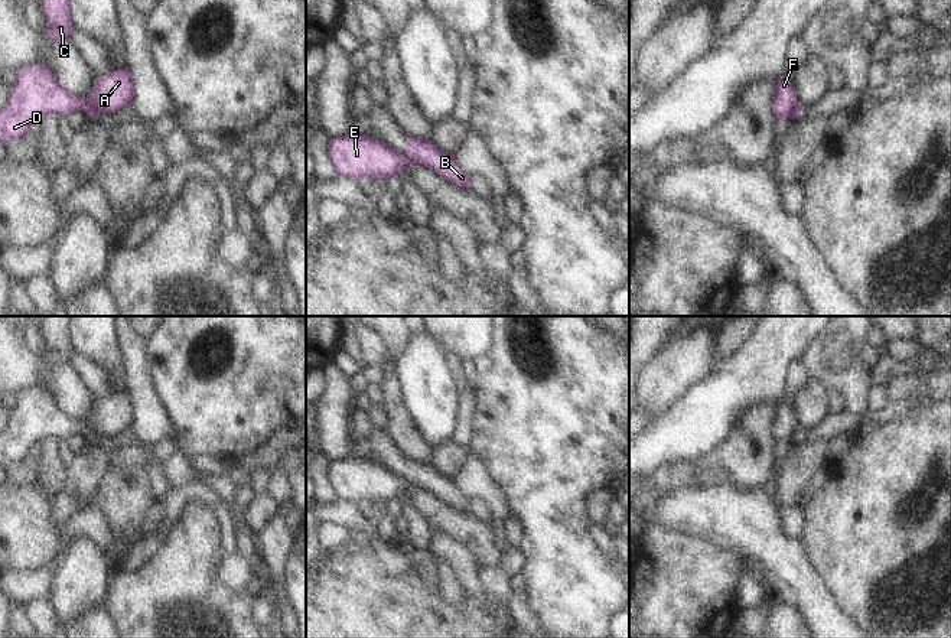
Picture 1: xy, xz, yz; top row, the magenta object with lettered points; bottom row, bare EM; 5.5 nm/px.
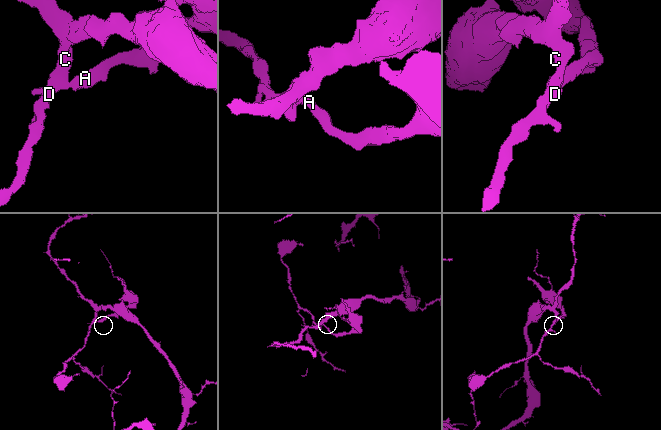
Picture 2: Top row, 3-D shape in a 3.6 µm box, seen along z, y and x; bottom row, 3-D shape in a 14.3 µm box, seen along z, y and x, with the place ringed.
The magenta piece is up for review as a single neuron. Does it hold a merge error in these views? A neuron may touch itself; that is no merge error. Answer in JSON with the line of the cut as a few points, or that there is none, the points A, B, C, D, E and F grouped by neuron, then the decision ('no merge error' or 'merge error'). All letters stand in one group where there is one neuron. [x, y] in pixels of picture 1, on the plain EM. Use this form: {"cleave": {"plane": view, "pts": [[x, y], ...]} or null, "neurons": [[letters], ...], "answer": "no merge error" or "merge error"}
{"cleave": {"plane": "xy", "pts": [[84, 420], [88, 425], [87, 436]]}, "neurons": [["A", "B", "F"], ["C", "D", "E"]], "answer": "merge error"}

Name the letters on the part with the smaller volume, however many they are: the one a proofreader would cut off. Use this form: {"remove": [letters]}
{"remove": ["A", "B", "F"]}

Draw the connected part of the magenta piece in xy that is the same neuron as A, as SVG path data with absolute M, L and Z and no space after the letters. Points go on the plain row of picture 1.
M128 390L100 398L91 417L85 420L89 424L87 439L94 442L104 436L123 433L131 429L134 420L136 410Z

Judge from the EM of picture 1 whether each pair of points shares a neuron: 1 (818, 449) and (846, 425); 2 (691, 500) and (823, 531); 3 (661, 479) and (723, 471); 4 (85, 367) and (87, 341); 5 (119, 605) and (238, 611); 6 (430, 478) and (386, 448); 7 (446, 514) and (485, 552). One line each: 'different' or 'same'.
1: different
2: different
3: same
4: different
5: same
6: same
7: same

